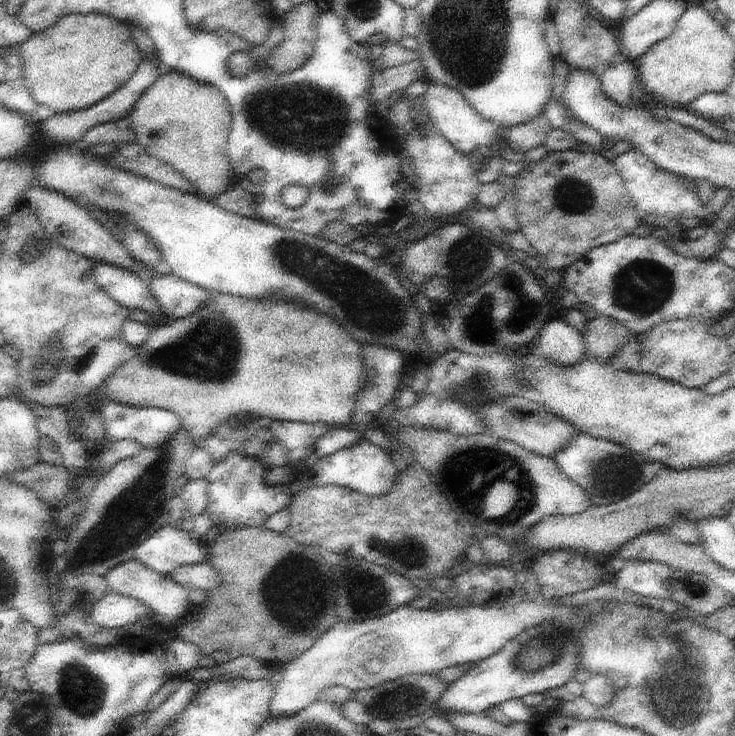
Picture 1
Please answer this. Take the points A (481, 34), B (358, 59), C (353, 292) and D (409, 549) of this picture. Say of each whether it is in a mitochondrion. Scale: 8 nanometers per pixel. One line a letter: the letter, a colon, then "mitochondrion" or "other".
A: mitochondrion
B: other
C: mitochondrion
D: mitochondrion

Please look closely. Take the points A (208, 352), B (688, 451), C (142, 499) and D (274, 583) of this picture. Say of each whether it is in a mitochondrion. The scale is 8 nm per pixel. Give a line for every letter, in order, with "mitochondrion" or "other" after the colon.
A: mitochondrion
B: other
C: mitochondrion
D: mitochondrion

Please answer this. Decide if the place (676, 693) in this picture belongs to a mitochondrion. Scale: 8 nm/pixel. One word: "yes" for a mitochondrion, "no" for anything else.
yes

